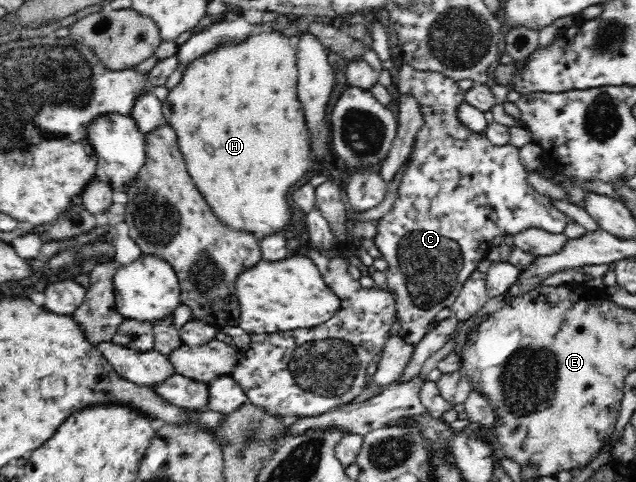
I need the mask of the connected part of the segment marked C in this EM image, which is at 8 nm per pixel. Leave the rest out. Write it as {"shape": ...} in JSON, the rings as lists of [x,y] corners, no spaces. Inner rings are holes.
{"shape":[[[406,62],[396,64],[393,77],[399,94],[393,110],[397,114],[400,98],[411,96],[419,104],[423,124],[414,136],[415,142],[396,190],[398,196],[389,212],[380,219],[378,234],[373,239],[388,262],[385,273],[388,288],[395,294],[400,338],[416,348],[430,332],[440,310],[454,304],[463,284],[487,258],[495,236],[515,235],[530,228],[540,228],[552,234],[564,233],[569,217],[556,209],[548,196],[541,195],[528,184],[526,177],[529,171],[520,163],[518,148],[510,144],[491,144],[484,131],[474,132],[464,127],[458,119],[458,106],[465,94],[456,81],[439,72],[412,68]]]}

